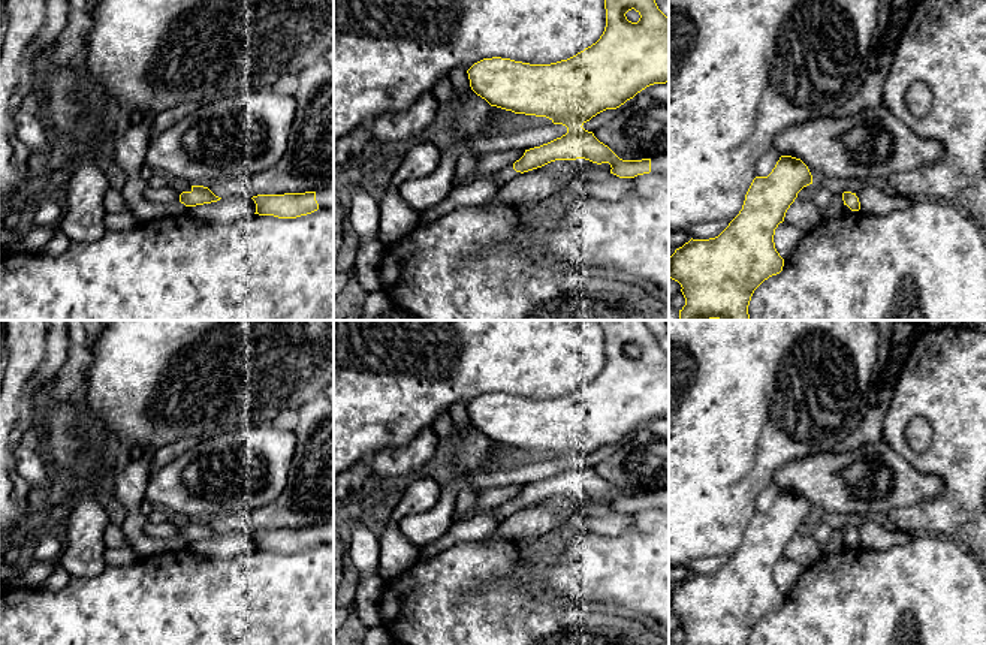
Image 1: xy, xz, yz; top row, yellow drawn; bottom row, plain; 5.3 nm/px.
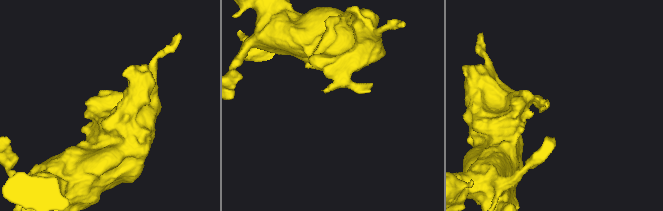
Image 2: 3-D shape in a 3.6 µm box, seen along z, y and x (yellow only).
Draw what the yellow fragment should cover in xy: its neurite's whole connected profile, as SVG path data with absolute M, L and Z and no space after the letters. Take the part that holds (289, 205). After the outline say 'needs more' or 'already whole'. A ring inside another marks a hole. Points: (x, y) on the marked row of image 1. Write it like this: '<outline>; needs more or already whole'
M334 184L317 192L257 195L251 198L259 215L274 215L278 218L296 218L311 214L319 208L334 208Z; needs more

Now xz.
M604 0L606 27L600 39L576 55L551 64L530 64L510 58L492 57L474 63L468 70L471 90L485 99L491 106L497 106L515 114L546 117L554 124L567 127L567 133L540 147L525 150L524 156L513 165L504 166L482 178L491 177L500 187L518 175L542 168L555 160L585 159L592 163L610 165L610 174L619 178L634 178L649 172L669 171L669 153L642 160L622 160L607 145L600 142L592 132L582 126L606 109L616 109L637 93L654 84L669 82L669 18L658 9L655 0Z; needs more

